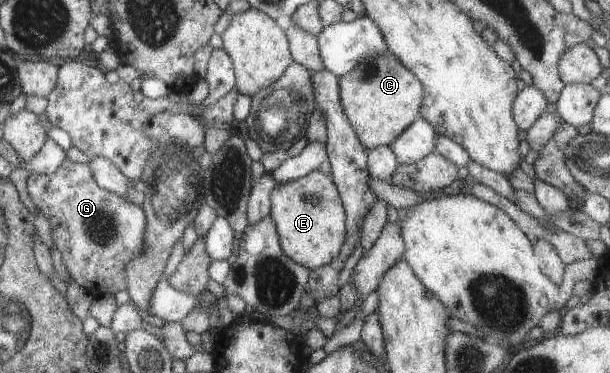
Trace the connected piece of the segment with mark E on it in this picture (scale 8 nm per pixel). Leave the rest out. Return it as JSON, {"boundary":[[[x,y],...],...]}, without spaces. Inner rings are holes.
{"boundary":[[[320,169],[294,182],[279,184],[271,196],[271,216],[275,218],[279,240],[285,253],[298,264],[315,269],[330,264],[347,242],[347,214],[342,194],[334,178]]]}

